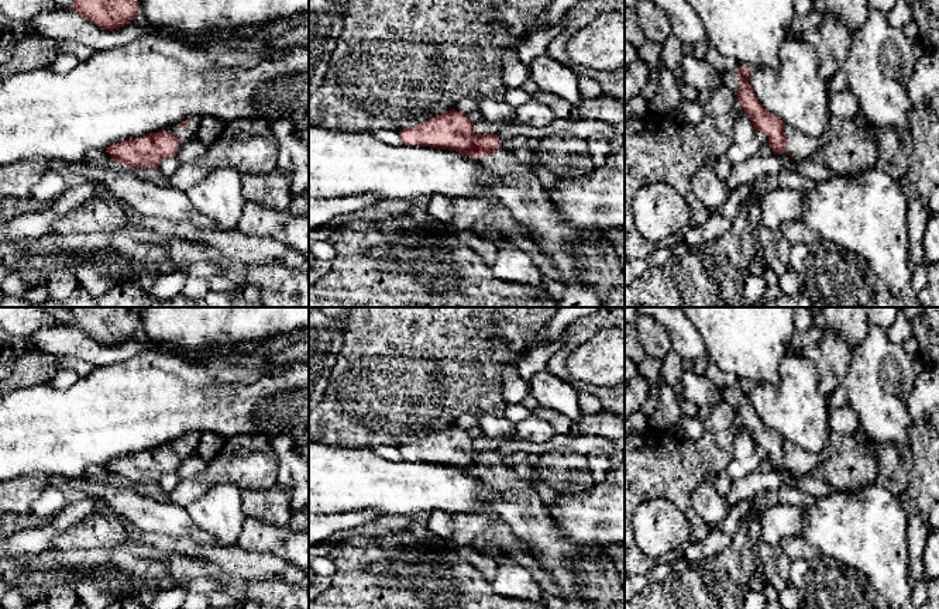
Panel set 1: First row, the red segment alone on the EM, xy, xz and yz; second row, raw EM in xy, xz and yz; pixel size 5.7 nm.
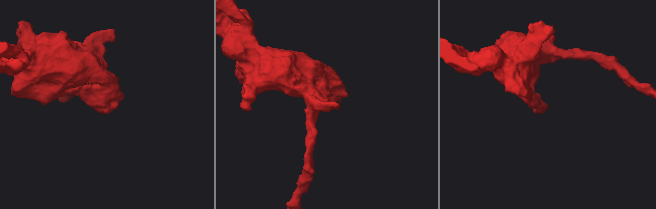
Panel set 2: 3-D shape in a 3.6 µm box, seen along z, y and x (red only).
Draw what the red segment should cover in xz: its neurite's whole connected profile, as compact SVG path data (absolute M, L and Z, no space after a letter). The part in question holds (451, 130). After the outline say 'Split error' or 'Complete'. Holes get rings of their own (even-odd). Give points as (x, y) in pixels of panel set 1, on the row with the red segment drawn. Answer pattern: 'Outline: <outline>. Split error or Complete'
Outline: M453 109L405 128L399 135L405 145L457 151L498 176L501 185L491 192L530 231L561 275L558 282L564 285L564 295L558 307L603 307L596 293L579 279L577 242L581 233L561 219L534 169L506 151L498 134L477 134L467 114Z. Split error

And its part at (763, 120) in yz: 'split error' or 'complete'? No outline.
split error

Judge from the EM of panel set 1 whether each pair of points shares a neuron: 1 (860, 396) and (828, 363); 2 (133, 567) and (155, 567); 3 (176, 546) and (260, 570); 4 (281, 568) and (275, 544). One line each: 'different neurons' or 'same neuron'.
1: different neurons
2: same neuron
3: same neuron
4: different neurons

